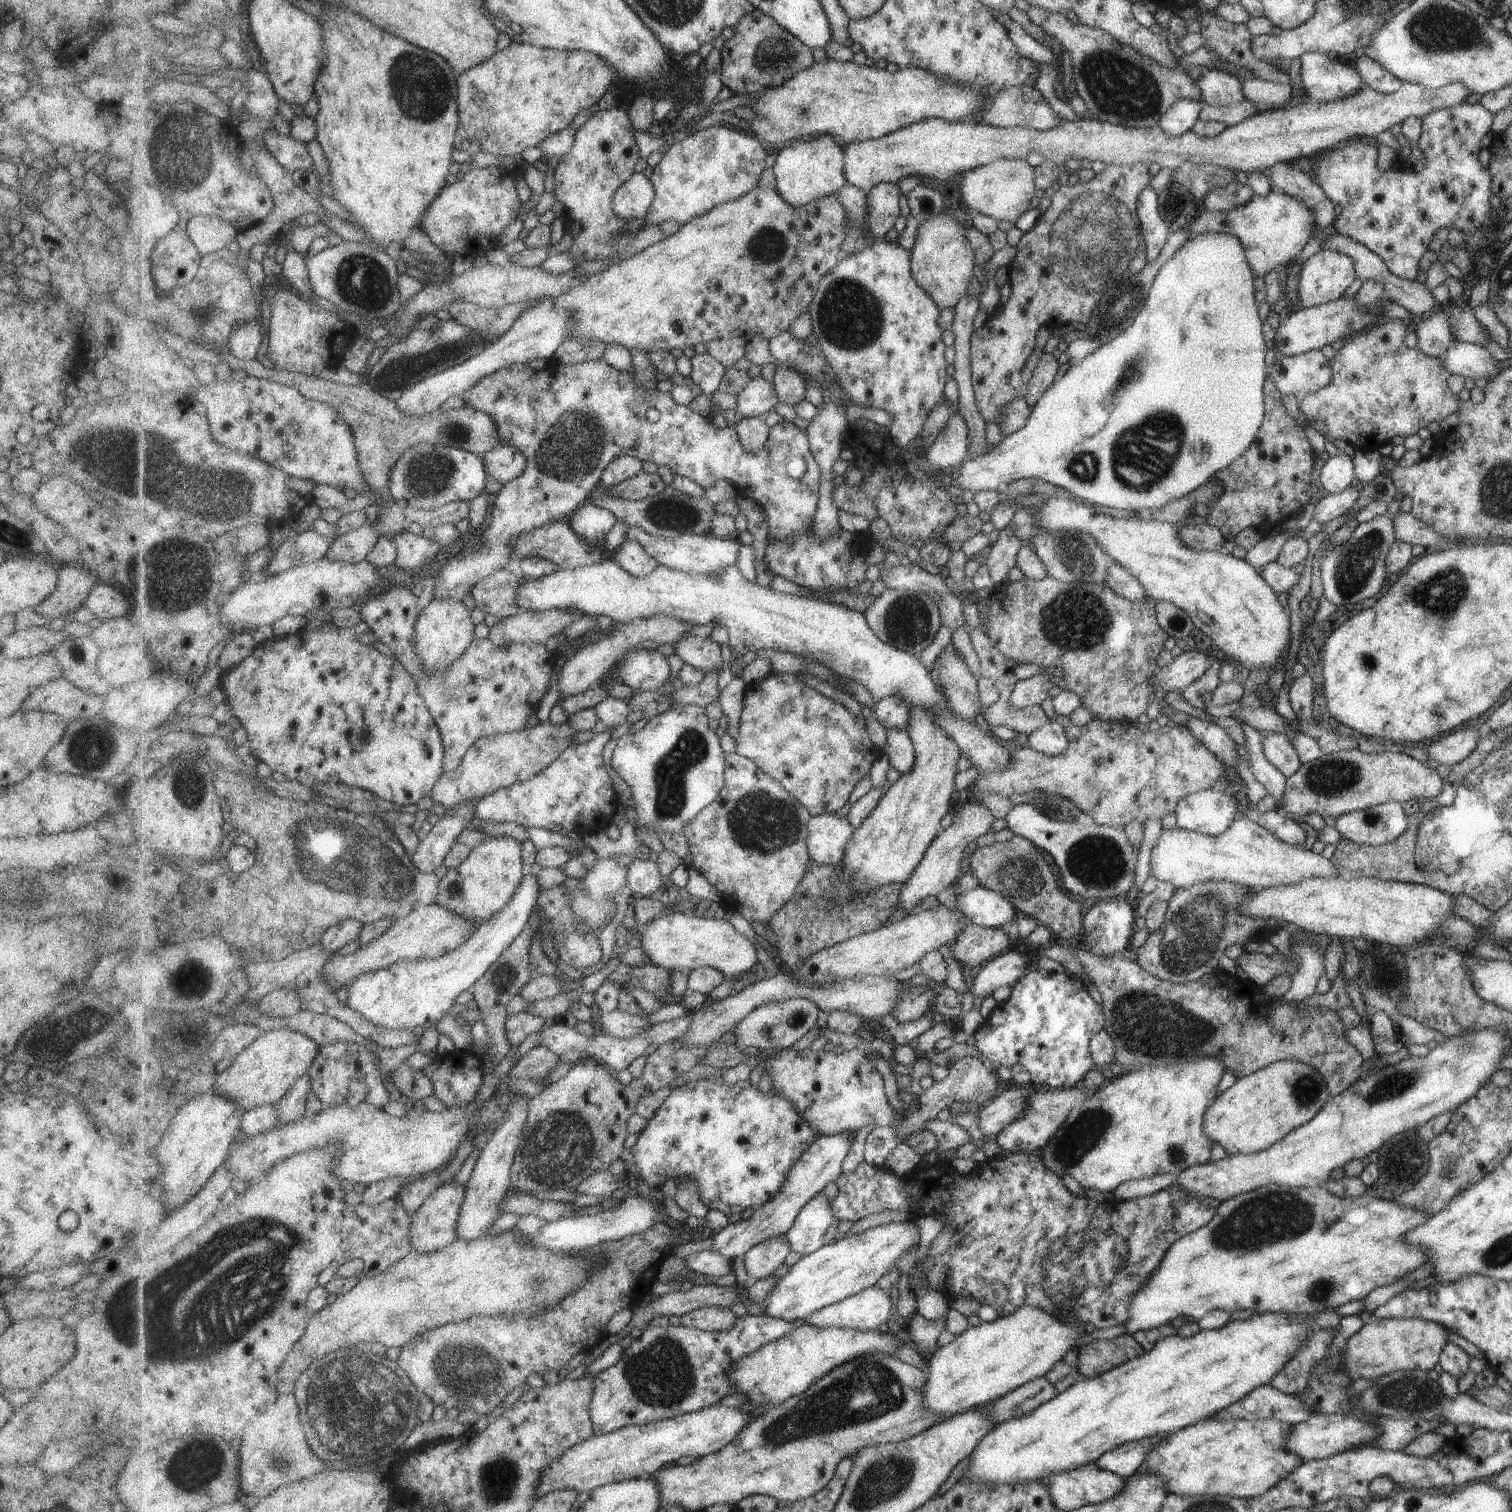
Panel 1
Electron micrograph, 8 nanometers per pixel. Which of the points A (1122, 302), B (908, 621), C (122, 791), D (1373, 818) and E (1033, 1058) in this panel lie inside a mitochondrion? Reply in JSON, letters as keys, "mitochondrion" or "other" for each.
{"A":"mitochondrion","B":"mitochondrion","C":"other","D":"mitochondrion","E":"other"}

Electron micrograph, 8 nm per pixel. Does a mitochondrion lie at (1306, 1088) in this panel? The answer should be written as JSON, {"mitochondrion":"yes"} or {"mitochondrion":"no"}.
{"mitochondrion":"yes"}

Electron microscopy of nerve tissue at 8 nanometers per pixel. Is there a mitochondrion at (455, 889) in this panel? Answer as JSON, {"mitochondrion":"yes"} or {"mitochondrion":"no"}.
{"mitochondrion":"yes"}

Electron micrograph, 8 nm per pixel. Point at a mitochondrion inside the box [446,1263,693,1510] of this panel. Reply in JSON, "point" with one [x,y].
{"point":[498,1477]}

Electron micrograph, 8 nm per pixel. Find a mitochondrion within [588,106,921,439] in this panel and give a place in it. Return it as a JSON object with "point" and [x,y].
{"point":[849,316]}

